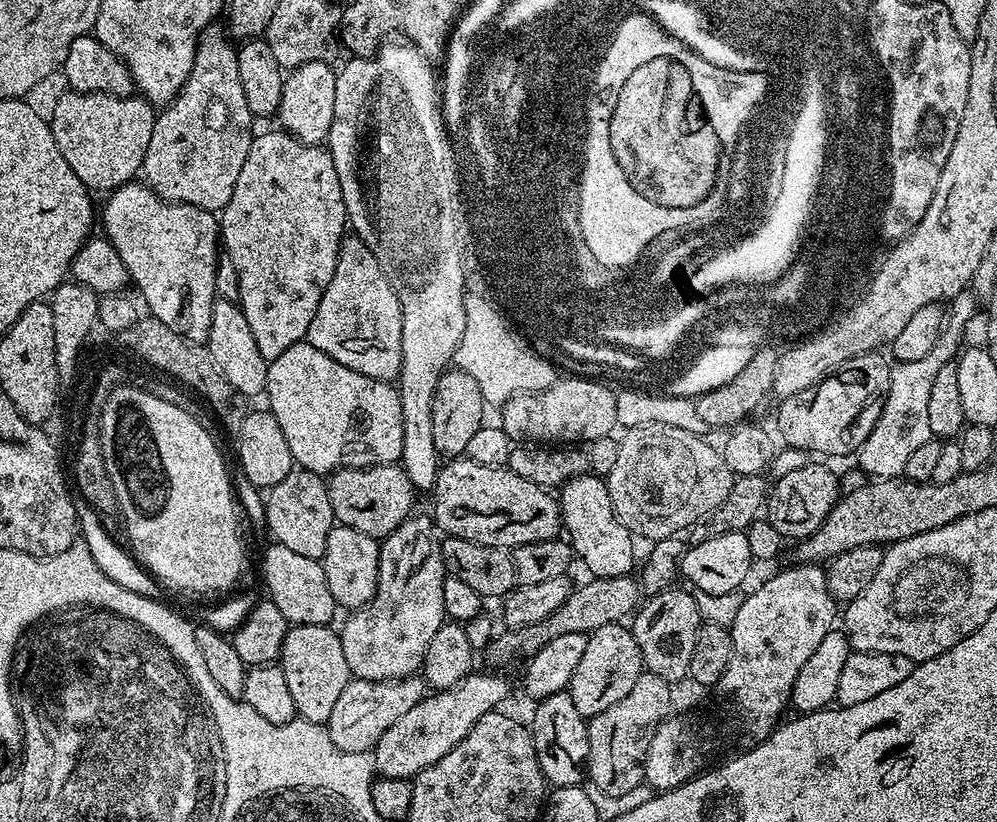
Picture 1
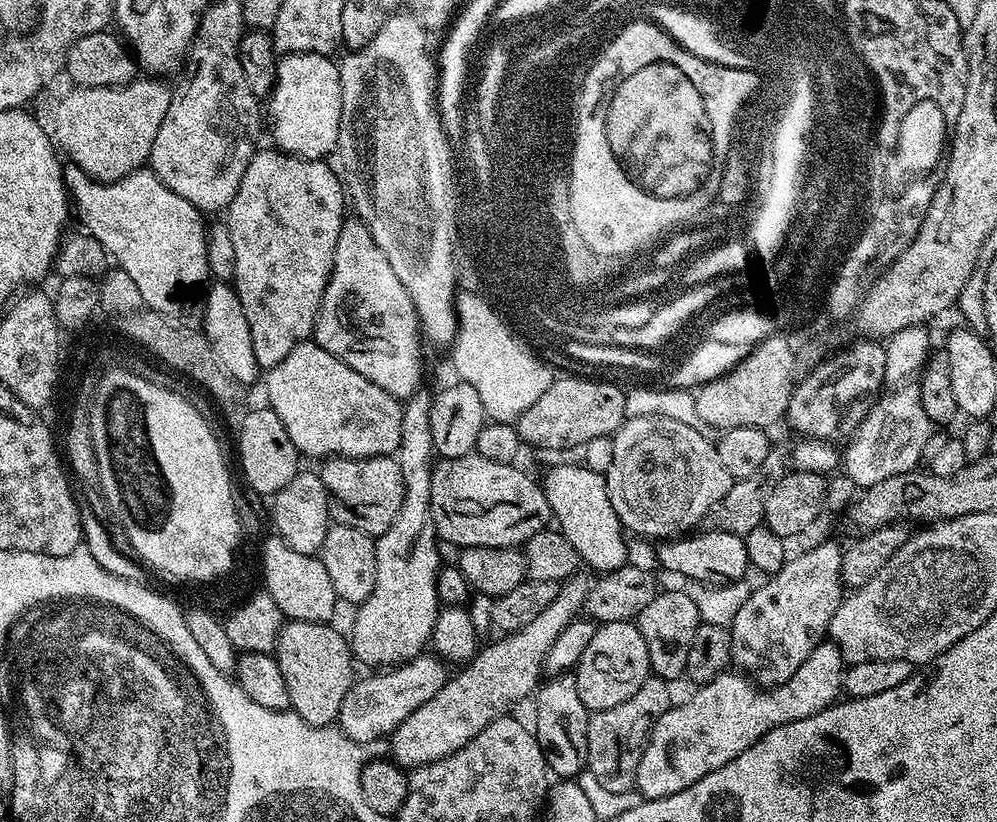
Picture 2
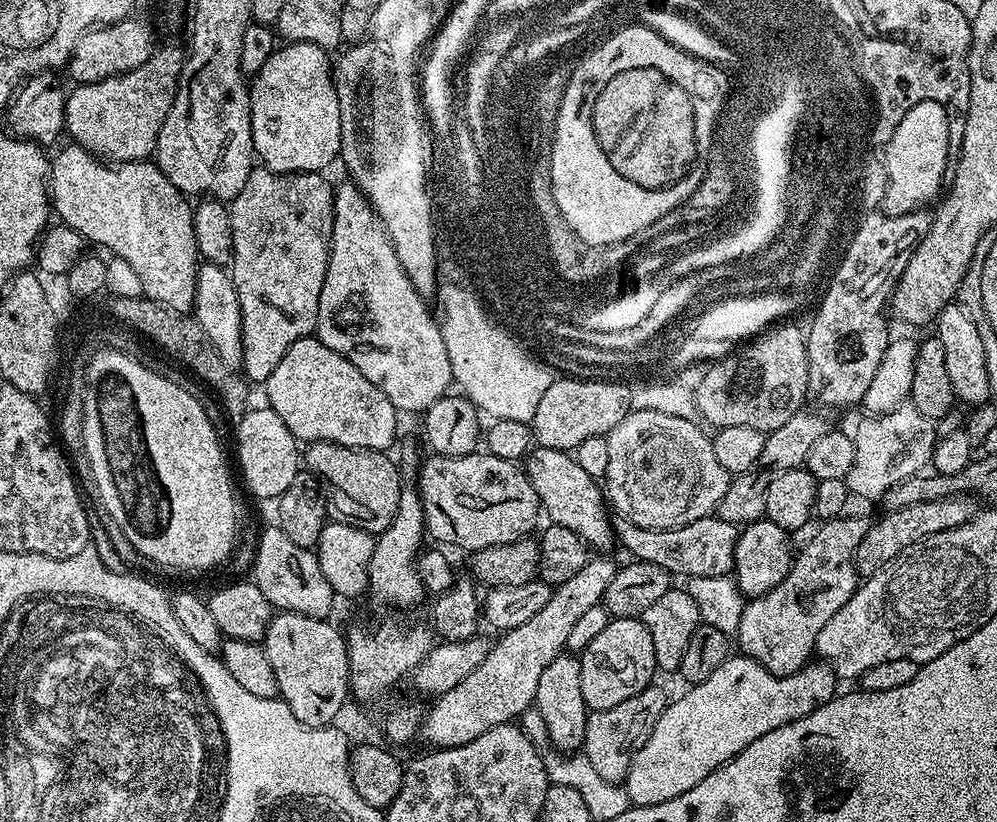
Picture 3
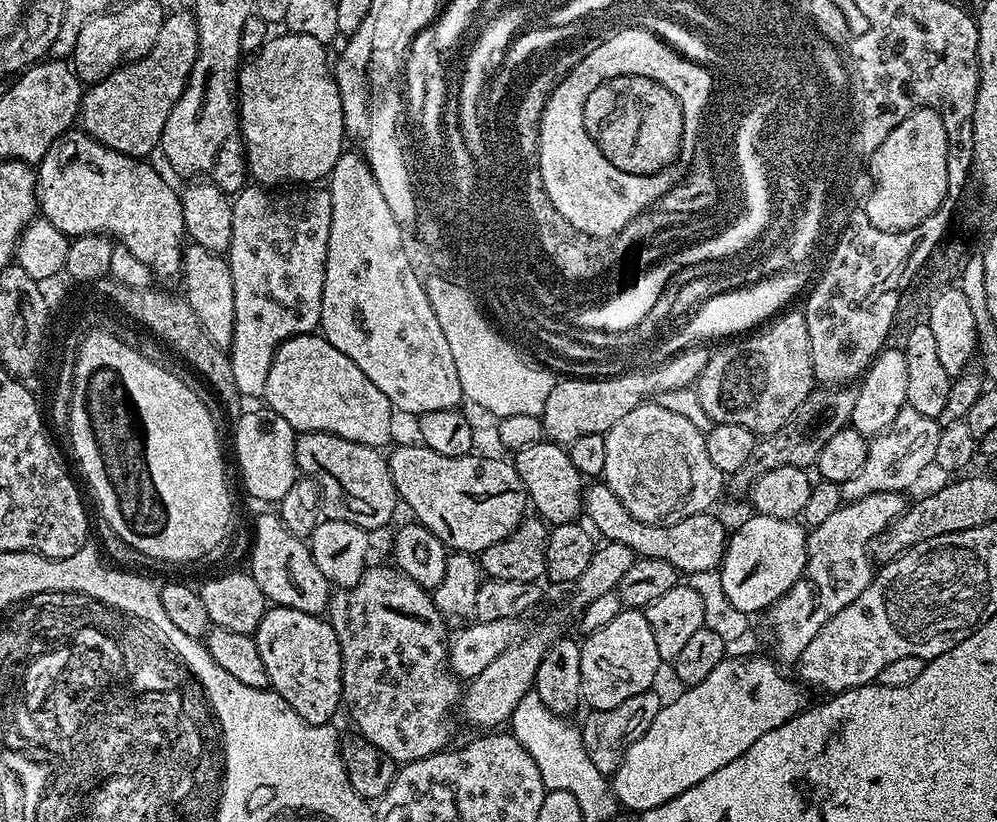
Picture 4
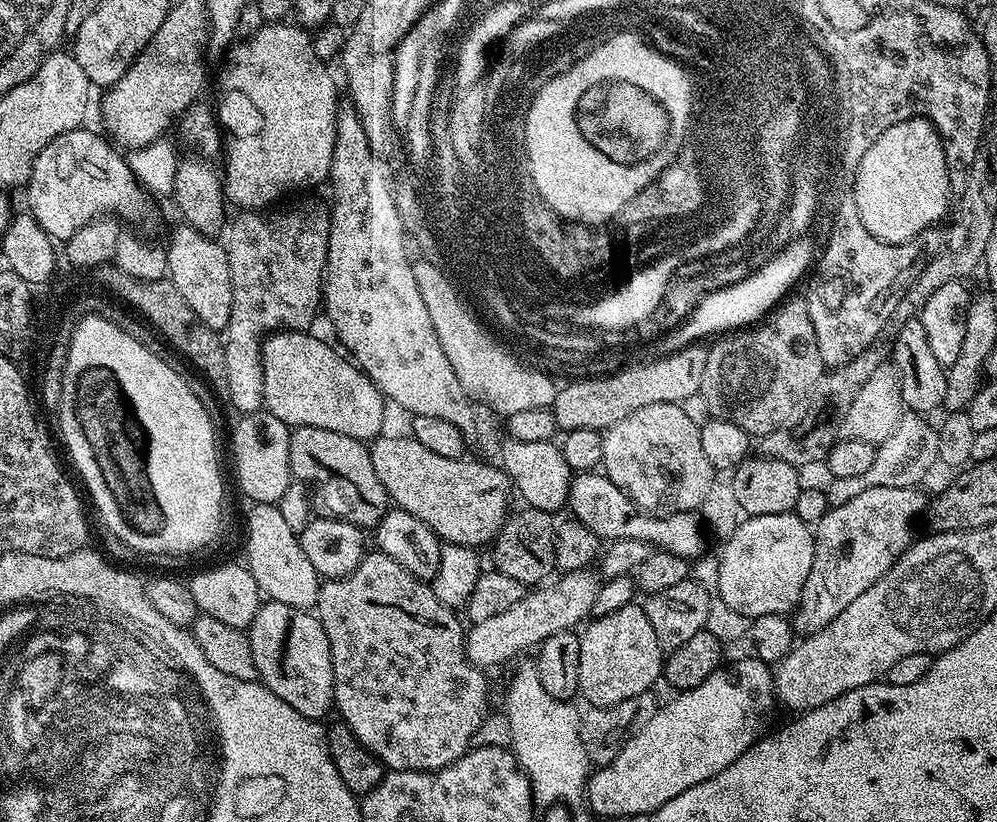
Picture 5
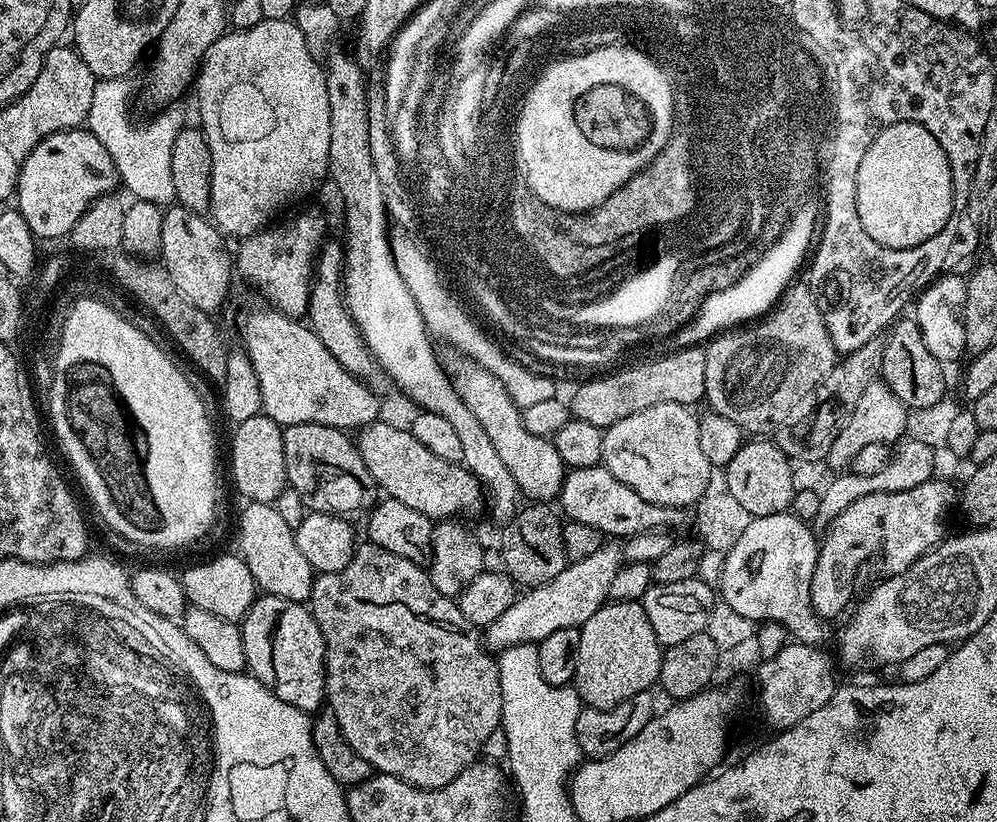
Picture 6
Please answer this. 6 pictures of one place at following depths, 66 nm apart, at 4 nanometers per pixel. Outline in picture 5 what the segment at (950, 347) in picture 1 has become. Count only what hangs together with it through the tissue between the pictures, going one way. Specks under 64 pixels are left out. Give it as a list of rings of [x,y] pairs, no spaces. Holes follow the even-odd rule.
[[[901,415],[898,426],[890,438],[886,438],[876,445],[876,457],[866,470],[866,474],[858,474],[858,478],[835,479],[827,490],[829,505],[841,504],[858,494],[862,490],[870,490],[870,486],[910,486],[917,487],[923,475],[930,470],[938,460],[938,434],[933,425],[928,425],[923,415]]]

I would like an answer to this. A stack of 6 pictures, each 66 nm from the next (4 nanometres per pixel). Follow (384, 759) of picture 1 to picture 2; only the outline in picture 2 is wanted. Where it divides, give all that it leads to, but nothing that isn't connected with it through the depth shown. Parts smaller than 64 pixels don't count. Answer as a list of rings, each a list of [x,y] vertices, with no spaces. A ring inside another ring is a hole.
[[[577,571],[576,575],[569,576],[559,585],[554,602],[550,602],[550,606],[546,606],[546,610],[542,610],[542,614],[538,614],[534,622],[526,622],[526,626],[522,626],[522,630],[517,632],[501,635],[501,640],[496,640],[485,648],[483,645],[471,661],[457,671],[460,673],[457,676],[455,673],[444,683],[442,690],[438,690],[438,694],[430,698],[430,702],[422,702],[422,706],[418,706],[418,710],[414,710],[410,718],[406,718],[396,727],[390,737],[391,759],[401,768],[411,770],[454,754],[459,748],[466,746],[466,742],[470,742],[478,733],[486,730],[490,722],[494,722],[499,716],[509,715],[519,700],[524,700],[527,696],[529,699],[541,683],[544,659],[546,654],[550,654],[550,646],[554,646],[554,638],[558,638],[558,634],[562,634],[562,630],[566,630],[566,626],[581,615],[593,583],[593,577],[587,571]]]

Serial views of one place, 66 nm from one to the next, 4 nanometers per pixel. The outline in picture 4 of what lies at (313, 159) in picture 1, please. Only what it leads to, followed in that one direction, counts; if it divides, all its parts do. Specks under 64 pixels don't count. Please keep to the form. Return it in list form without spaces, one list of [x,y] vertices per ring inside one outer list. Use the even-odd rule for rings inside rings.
[[[245,186],[232,200],[234,234],[230,234],[226,259],[234,278],[234,338],[228,357],[234,370],[234,386],[238,386],[244,398],[263,397],[274,354],[282,342],[315,333],[322,314],[322,286],[330,242],[330,194],[327,187],[304,186],[299,190],[285,191],[288,192],[285,196],[271,196],[268,192],[271,191],[264,186]]]

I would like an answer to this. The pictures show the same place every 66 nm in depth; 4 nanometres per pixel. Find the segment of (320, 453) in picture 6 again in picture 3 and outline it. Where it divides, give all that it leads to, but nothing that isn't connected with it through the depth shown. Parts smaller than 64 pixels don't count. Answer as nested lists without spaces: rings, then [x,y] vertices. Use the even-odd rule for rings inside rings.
[[[330,442],[308,444],[302,452],[302,464],[311,475],[320,481],[324,499],[328,505],[328,520],[338,524],[358,526],[362,530],[379,534],[385,532],[394,522],[398,510],[398,498],[402,487],[402,477],[397,461],[388,457],[387,451],[371,452],[365,448],[347,448]]]

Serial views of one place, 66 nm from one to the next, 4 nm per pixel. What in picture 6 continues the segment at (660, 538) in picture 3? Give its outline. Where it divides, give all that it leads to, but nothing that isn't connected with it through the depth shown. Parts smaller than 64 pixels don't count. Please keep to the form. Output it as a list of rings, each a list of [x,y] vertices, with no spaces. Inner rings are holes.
[[[603,466],[595,468],[573,468],[565,475],[564,485],[560,487],[558,508],[568,520],[586,522],[594,526],[608,538],[627,538],[643,532],[677,530],[693,523],[694,516],[688,508],[667,508],[654,502],[646,502],[638,490],[630,490],[626,482],[618,482],[614,474]]]

